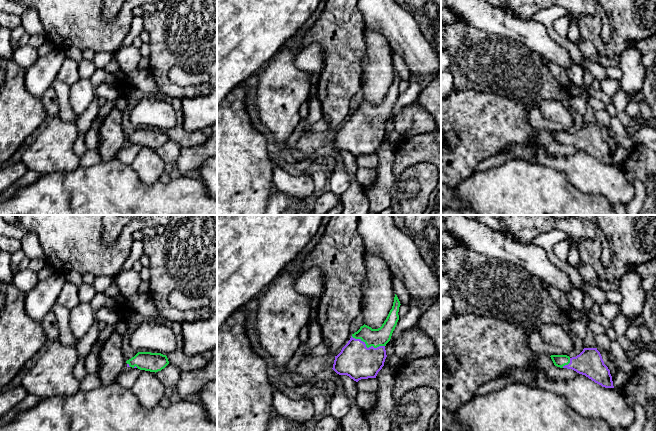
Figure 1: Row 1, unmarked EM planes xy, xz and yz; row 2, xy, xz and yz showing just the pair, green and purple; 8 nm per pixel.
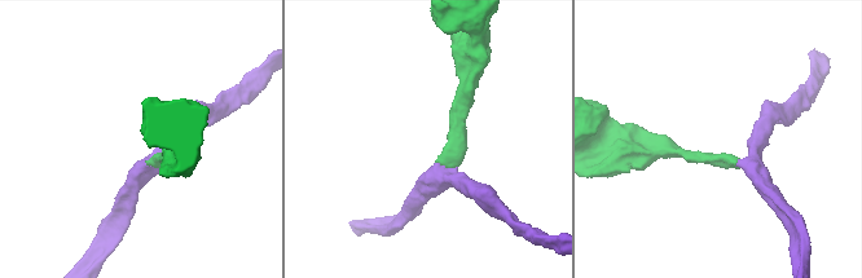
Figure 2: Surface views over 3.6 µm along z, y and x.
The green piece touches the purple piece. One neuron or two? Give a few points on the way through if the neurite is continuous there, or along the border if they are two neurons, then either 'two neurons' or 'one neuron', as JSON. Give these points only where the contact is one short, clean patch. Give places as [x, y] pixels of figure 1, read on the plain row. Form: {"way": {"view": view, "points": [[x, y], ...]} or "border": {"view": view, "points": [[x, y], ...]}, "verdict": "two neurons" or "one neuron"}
{"way": {"view": "xz", "points": [[378, 113], [367, 123], [355, 136]]}, "verdict": "one neuron"}

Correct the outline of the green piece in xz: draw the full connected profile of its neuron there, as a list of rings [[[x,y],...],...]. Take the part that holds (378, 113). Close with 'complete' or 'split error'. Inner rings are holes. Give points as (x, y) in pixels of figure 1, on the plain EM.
[[[395,70],[392,85],[378,105],[363,101],[352,110],[348,119],[335,132],[333,146],[339,151],[347,151],[354,157],[376,154],[387,133],[385,122],[399,96],[400,77]]]; split error

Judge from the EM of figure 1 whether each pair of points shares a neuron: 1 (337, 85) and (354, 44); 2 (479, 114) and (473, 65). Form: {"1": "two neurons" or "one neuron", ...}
{"1": "one neuron", "2": "two neurons"}

